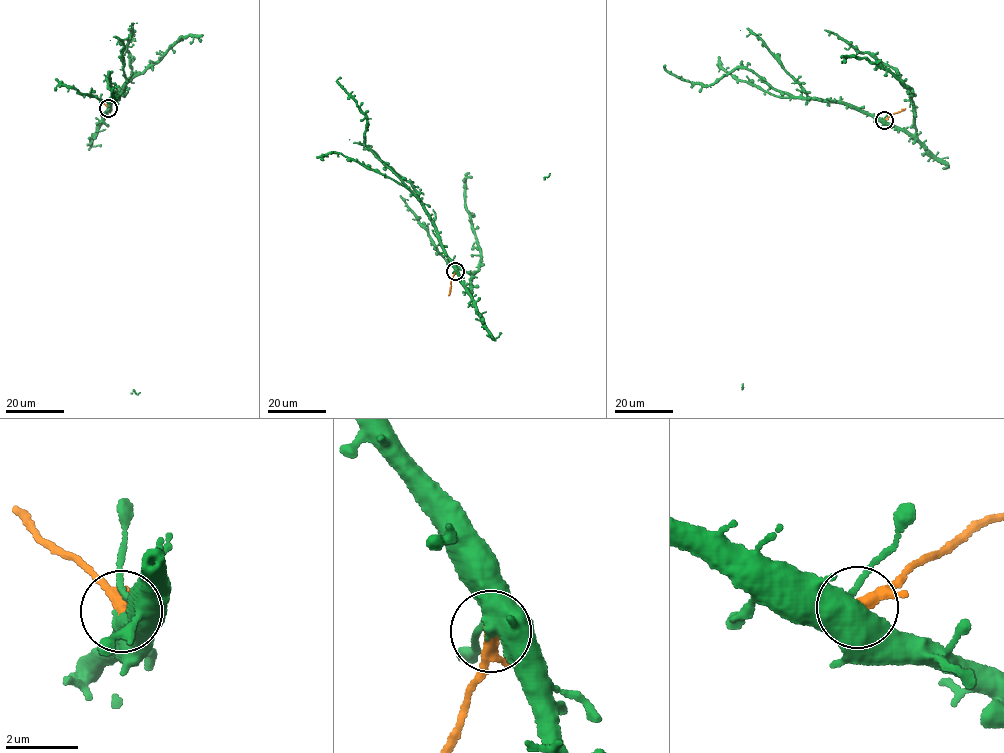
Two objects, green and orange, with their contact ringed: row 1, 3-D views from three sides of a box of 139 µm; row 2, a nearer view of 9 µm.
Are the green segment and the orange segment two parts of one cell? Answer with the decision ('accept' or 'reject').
reject

